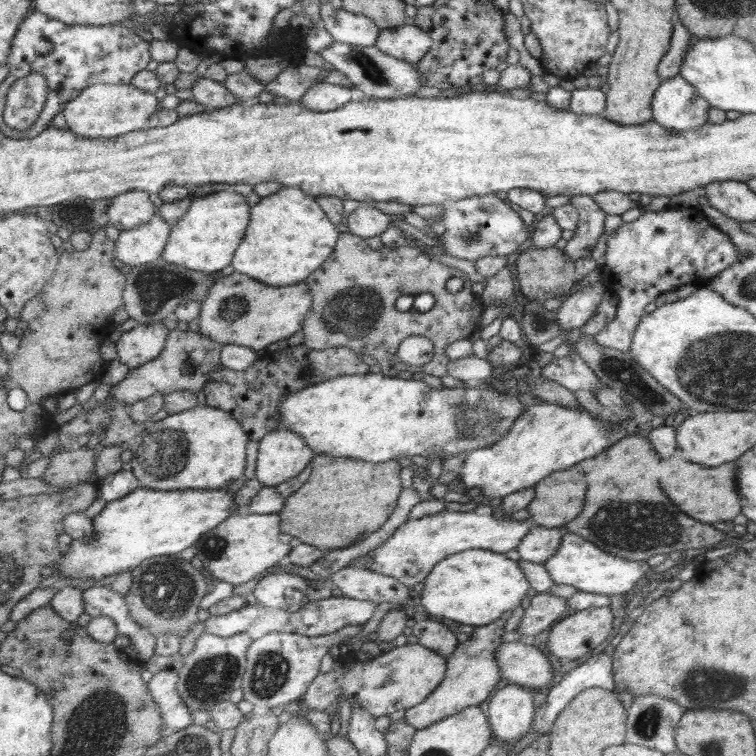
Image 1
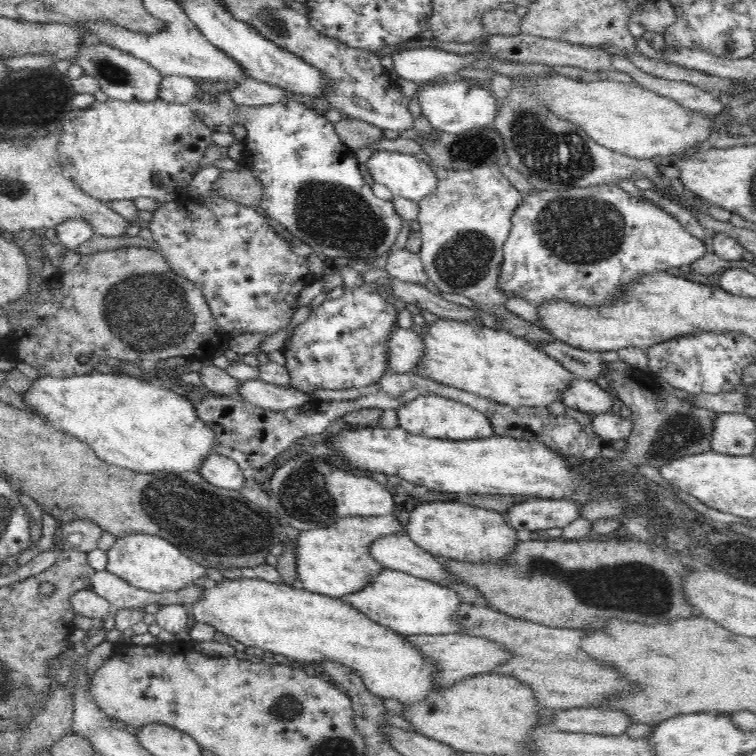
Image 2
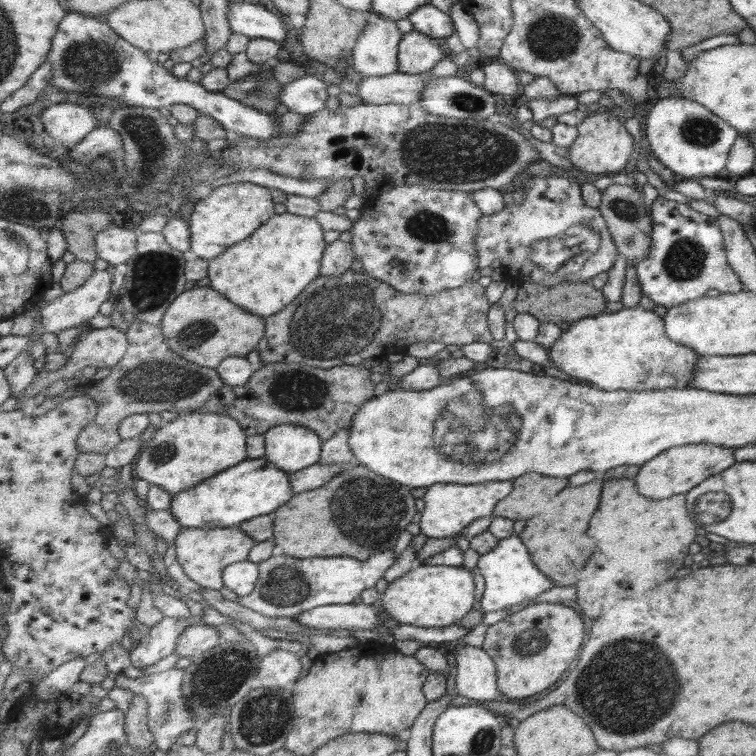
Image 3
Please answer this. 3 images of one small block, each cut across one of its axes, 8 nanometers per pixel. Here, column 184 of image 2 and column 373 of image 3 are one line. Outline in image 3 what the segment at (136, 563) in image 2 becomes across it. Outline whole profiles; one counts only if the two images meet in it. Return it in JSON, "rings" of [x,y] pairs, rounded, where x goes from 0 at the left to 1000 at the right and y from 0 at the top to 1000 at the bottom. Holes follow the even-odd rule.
{"rings":[[[520,725],[483,742],[466,735],[393,738],[366,729],[356,741],[343,745],[345,763],[337,780],[313,796],[356,817],[390,817],[398,810],[433,799],[466,799],[483,780],[496,778],[524,741]]]}

